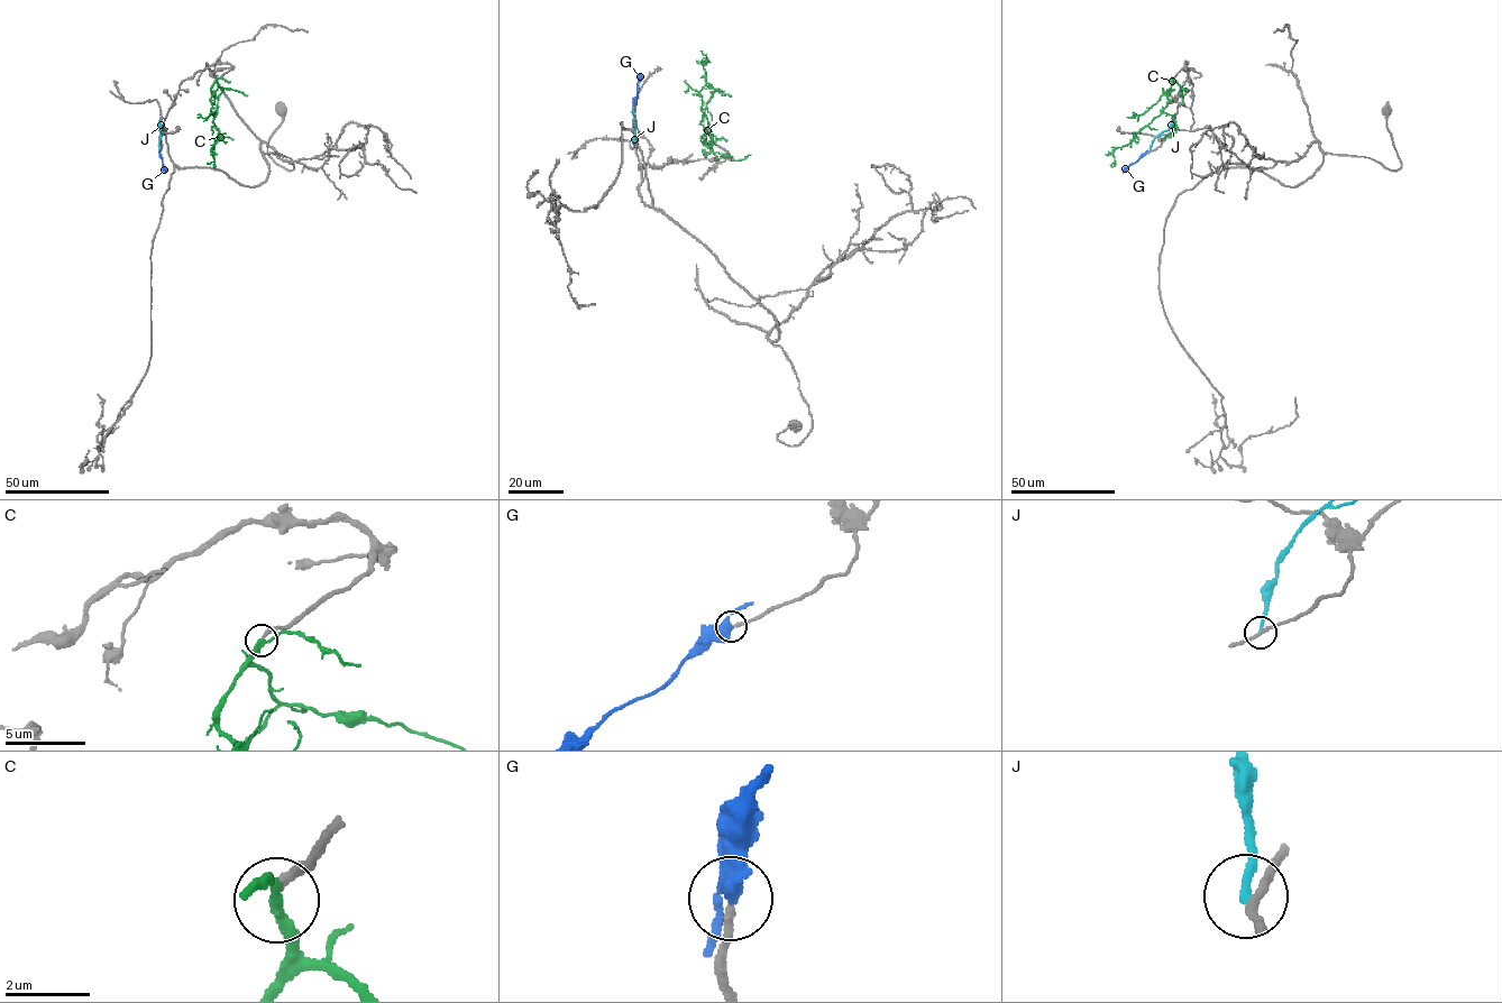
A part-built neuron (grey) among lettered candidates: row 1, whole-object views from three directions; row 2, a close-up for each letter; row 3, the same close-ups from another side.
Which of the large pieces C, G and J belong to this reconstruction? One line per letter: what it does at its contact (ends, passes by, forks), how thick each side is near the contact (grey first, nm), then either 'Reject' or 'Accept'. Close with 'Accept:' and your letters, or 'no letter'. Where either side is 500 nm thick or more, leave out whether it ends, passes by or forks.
C: It passes by. Thickness 240 nm (grey) against 240 nm. Reject
G: It passes by. Thickness 180 nm (grey) against 420 nm. Accept
J: It ends there. Thickness 200 nm (grey) against 220 nm. Reject
Accept: G

